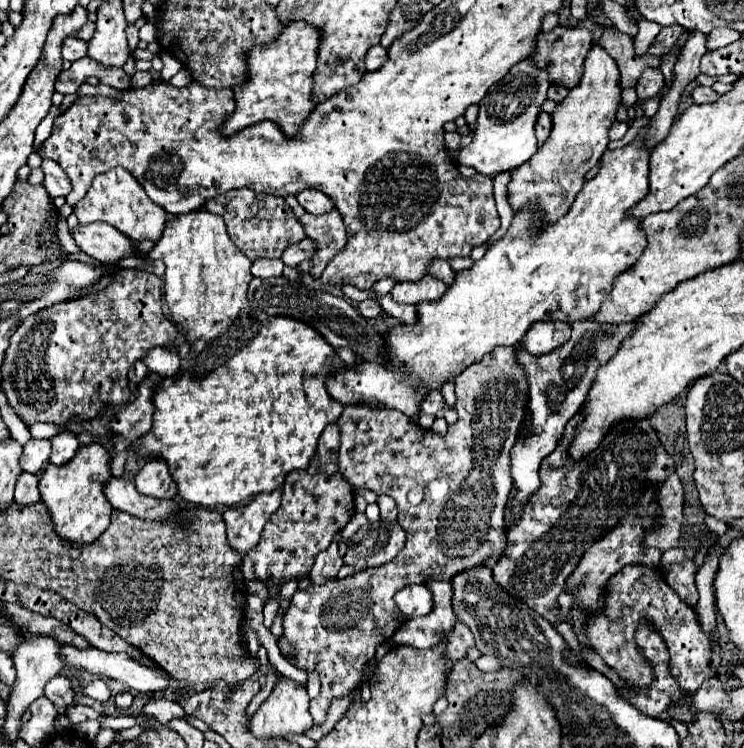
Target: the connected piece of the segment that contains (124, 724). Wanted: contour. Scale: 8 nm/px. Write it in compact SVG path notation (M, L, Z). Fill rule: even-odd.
M140 714L137 715L119 715L119 716L104 716L100 721L100 726L109 727L114 731L118 731L121 729L131 728L137 724Z

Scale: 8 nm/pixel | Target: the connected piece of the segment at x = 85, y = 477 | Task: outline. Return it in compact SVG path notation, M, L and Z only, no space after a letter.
M97 441L81 445L81 451L77 451L73 463L65 463L65 467L57 467L49 463L45 467L39 481L39 491L43 503L49 507L49 513L55 523L55 531L63 539L77 543L91 543L107 529L113 507L105 499L103 487L109 479L111 479L111 455Z

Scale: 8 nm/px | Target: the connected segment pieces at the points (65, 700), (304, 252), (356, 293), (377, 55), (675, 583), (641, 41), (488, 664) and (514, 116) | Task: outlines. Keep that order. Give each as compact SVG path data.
M53 677L47 685L45 685L45 695L49 695L49 699L59 707L59 715L63 715L65 707L73 703L75 691L71 687L71 681L67 677Z
M303 239L303 241L297 243L297 245L289 245L289 247L283 251L281 261L283 261L285 265L299 265L301 261L309 259L309 255L313 255L313 243L309 243L309 239Z
M343 285L342 287L343 295L345 297L349 297L349 299L353 299L353 301L363 301L363 299L375 299L375 293L371 295L369 291L361 291L361 289L357 289L357 287L353 287L353 285Z
M375 45L375 47L371 47L371 51L367 53L367 59L365 59L367 71L379 69L379 67L381 67L385 61L387 61L387 51L385 51L381 45Z
M685 561L685 563L671 565L665 569L667 583L679 593L679 597L687 605L695 605L699 599L697 589L695 589L695 573L697 573L697 567L693 561Z
M641 19L641 21L639 21L639 33L637 33L635 41L633 41L633 45L635 45L635 53L637 53L637 55L647 53L649 45L655 41L655 37L657 37L659 31L661 31L661 25L659 25L659 23Z
M483 655L481 659L477 659L475 665L477 665L481 671L485 671L485 673L493 673L493 671L499 671L499 669L501 669L501 663L499 663L495 657L487 657L487 655Z
M531 57L513 65L505 79L497 81L479 103L479 119L473 141L459 149L457 161L461 165L475 167L483 175L509 171L529 161L537 151L537 137L533 133L537 117L541 113L541 105L547 101L547 89L549 73L537 67Z

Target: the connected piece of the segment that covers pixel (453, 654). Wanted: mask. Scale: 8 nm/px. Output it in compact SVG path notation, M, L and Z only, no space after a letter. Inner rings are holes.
M457 621L455 625L455 631L451 635L445 637L447 639L447 657L451 661L457 661L457 659L463 659L467 655L467 651L471 647L475 647L475 639L473 639L473 633L469 631L469 627L461 621Z

